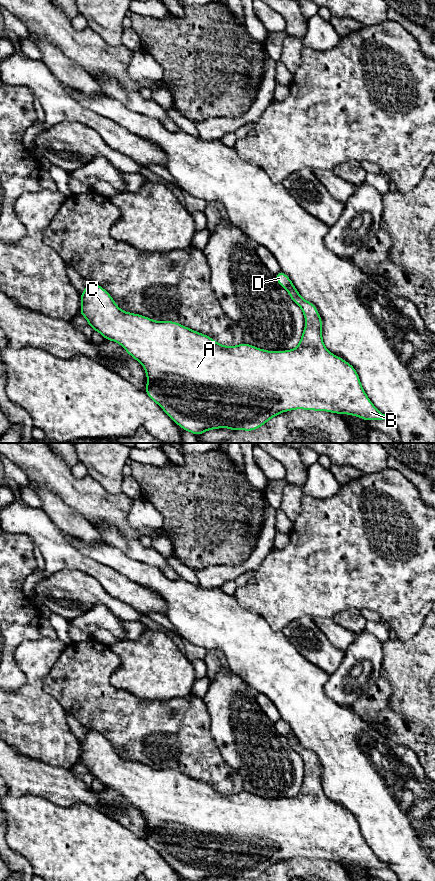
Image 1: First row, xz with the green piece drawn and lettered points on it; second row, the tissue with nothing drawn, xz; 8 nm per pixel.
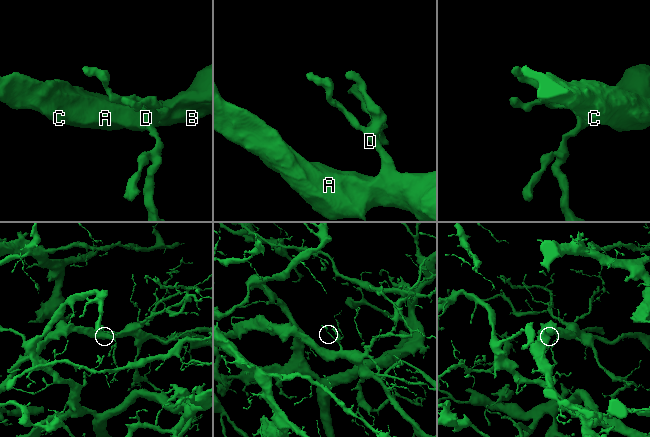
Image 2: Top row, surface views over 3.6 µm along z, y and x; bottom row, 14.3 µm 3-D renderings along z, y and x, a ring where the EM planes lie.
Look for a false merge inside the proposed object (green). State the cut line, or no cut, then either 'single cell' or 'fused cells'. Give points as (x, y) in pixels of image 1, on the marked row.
no cut | single cell

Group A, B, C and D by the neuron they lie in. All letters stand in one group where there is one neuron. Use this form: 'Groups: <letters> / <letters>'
Groups: A B C D

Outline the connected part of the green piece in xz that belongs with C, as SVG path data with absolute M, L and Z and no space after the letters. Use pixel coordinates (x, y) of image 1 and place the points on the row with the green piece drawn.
M283 271L274 276L288 291L292 301L302 309L306 321L299 344L292 350L267 351L244 342L237 346L221 345L211 337L177 322L159 322L143 315L122 311L104 288L89 281L86 281L86 288L80 295L79 314L83 315L88 325L104 339L119 343L130 356L142 364L147 376L145 392L148 397L183 430L196 436L219 428L253 431L278 414L295 409L349 414L368 422L390 420L388 415L381 413L370 401L355 368L326 349L322 338L322 319L315 305L301 297Z

